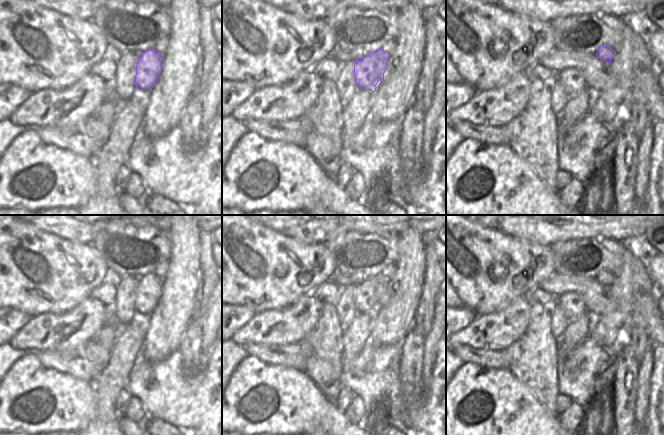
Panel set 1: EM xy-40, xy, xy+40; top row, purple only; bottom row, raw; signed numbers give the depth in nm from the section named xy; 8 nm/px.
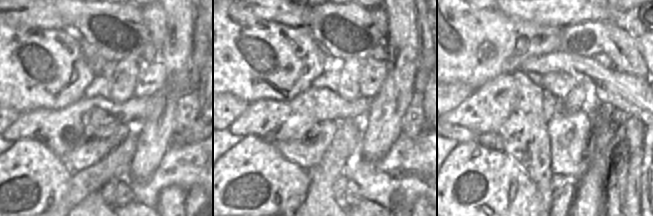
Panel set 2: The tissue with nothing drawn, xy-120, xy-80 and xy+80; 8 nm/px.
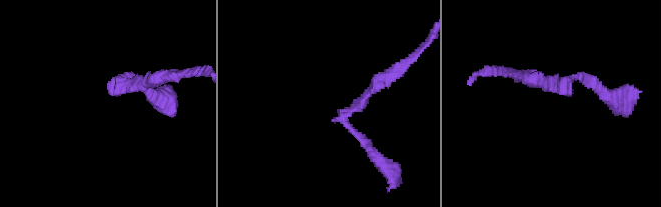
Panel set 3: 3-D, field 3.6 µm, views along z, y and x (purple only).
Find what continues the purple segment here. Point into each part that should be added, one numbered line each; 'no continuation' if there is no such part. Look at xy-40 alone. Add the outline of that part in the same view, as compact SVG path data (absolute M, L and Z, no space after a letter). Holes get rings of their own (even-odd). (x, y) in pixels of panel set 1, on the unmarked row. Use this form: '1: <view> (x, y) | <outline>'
no continuation

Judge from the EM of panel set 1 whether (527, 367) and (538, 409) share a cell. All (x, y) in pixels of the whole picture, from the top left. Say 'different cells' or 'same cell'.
different cells

